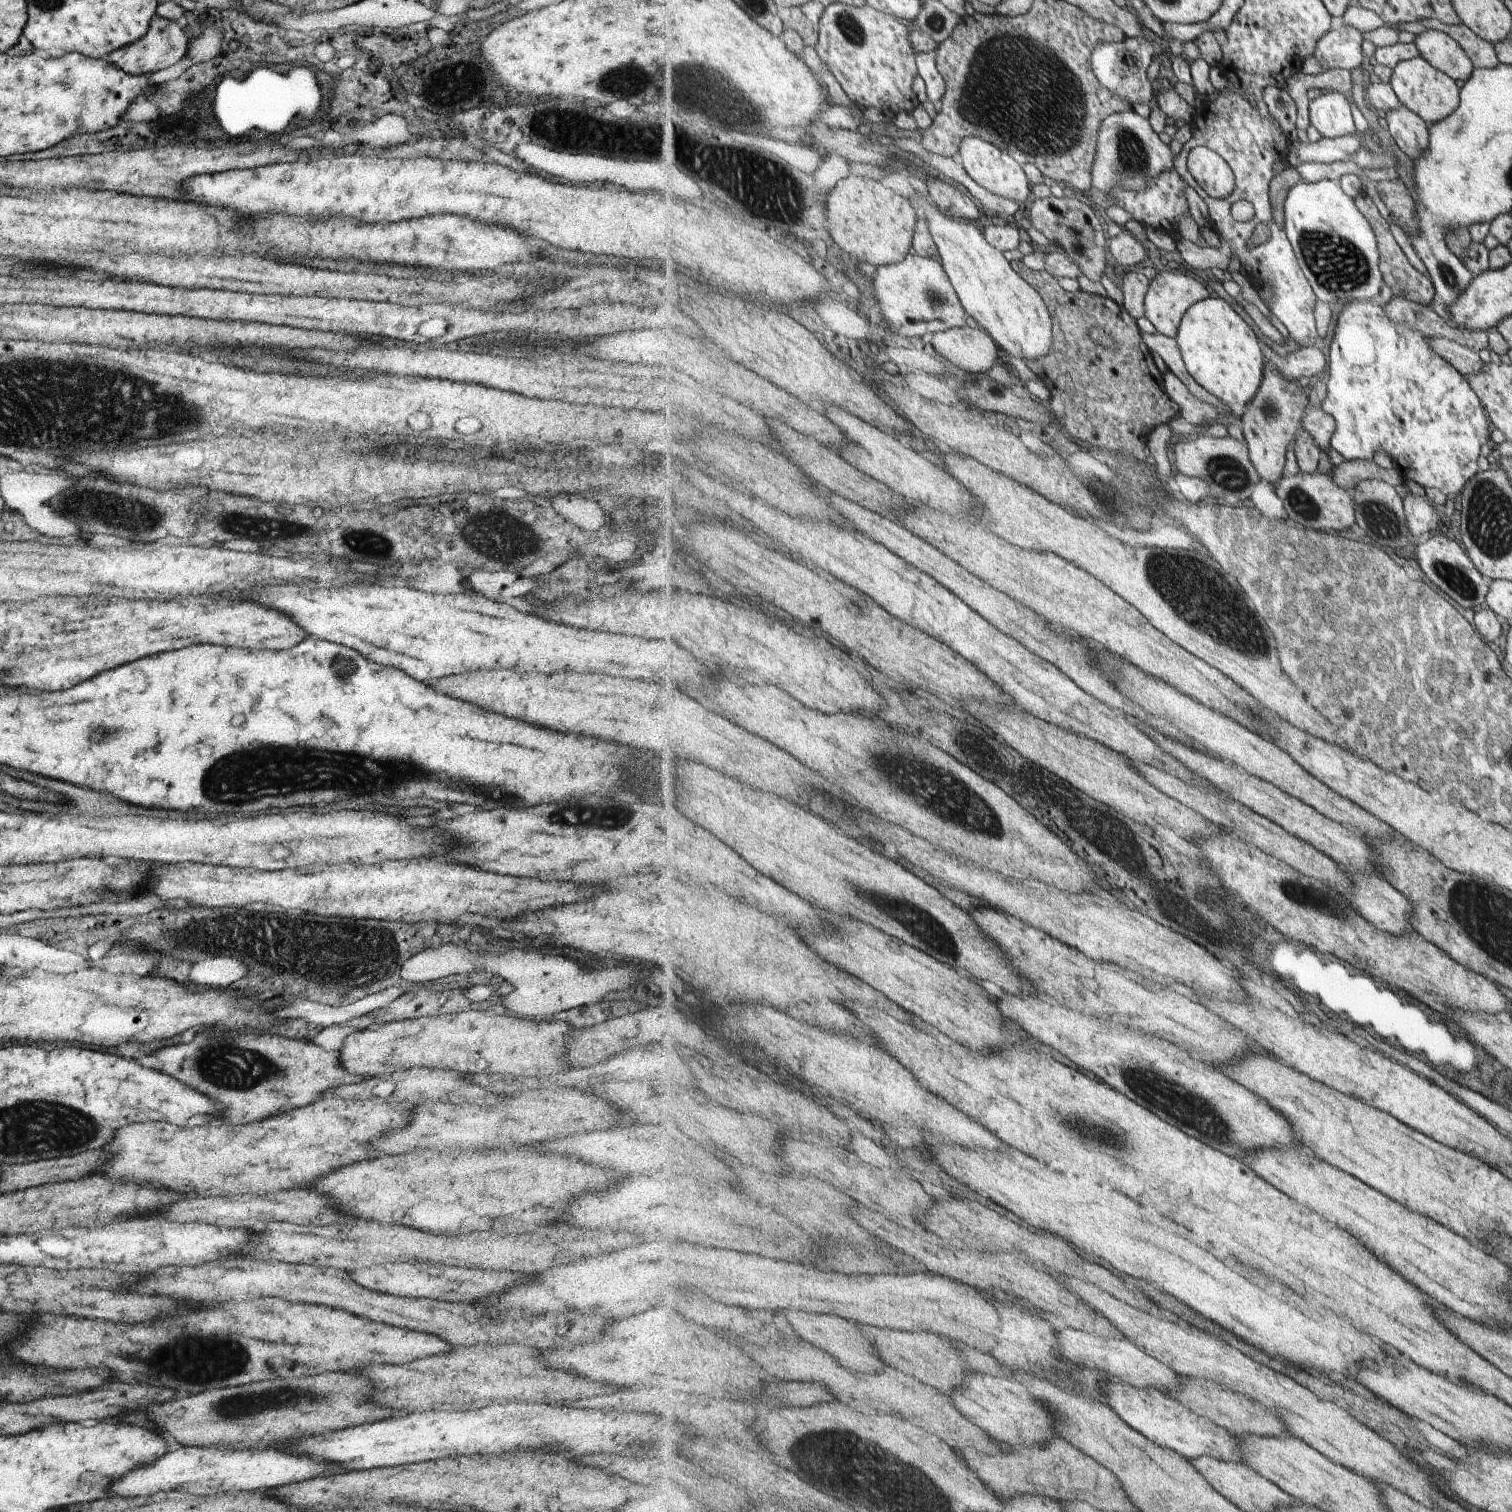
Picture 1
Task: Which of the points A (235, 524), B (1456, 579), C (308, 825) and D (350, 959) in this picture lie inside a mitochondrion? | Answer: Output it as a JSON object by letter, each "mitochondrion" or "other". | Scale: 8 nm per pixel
{"A":"mitochondrion","B":"mitochondrion","C":"other","D":"mitochondrion"}

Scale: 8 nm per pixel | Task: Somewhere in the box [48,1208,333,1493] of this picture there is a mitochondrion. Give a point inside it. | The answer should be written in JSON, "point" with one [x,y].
{"point":[191,1358]}

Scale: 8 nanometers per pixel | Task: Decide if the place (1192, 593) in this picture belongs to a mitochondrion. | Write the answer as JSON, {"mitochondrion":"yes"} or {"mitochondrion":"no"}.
{"mitochondrion":"yes"}

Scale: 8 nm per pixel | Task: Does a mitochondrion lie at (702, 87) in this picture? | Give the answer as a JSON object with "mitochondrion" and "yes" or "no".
{"mitochondrion":"yes"}

